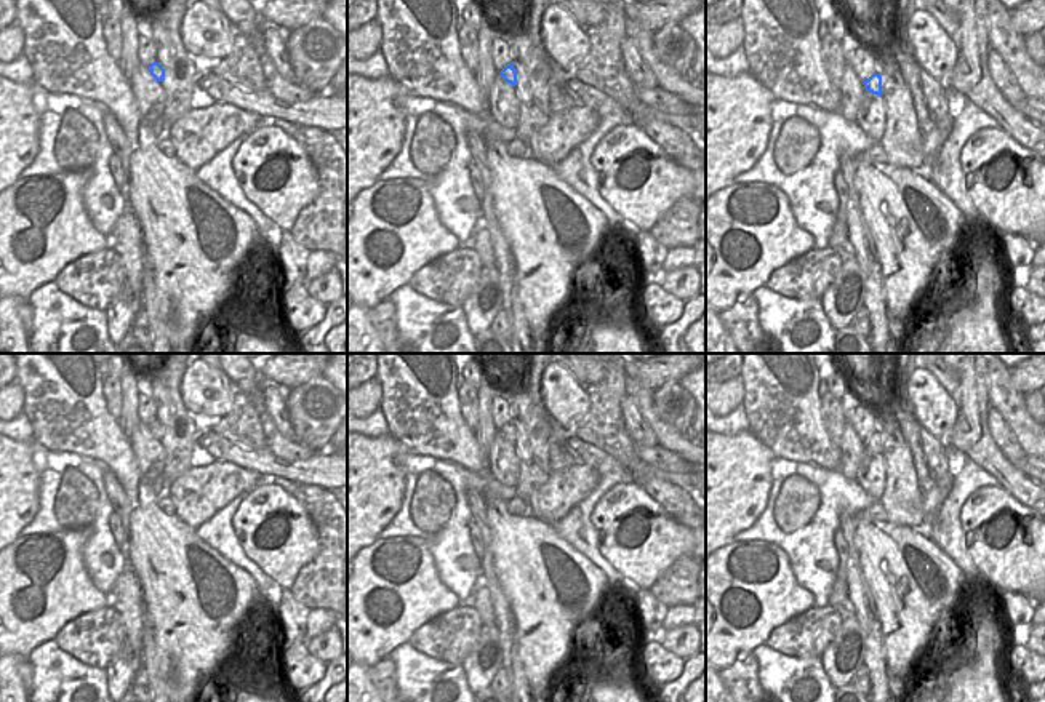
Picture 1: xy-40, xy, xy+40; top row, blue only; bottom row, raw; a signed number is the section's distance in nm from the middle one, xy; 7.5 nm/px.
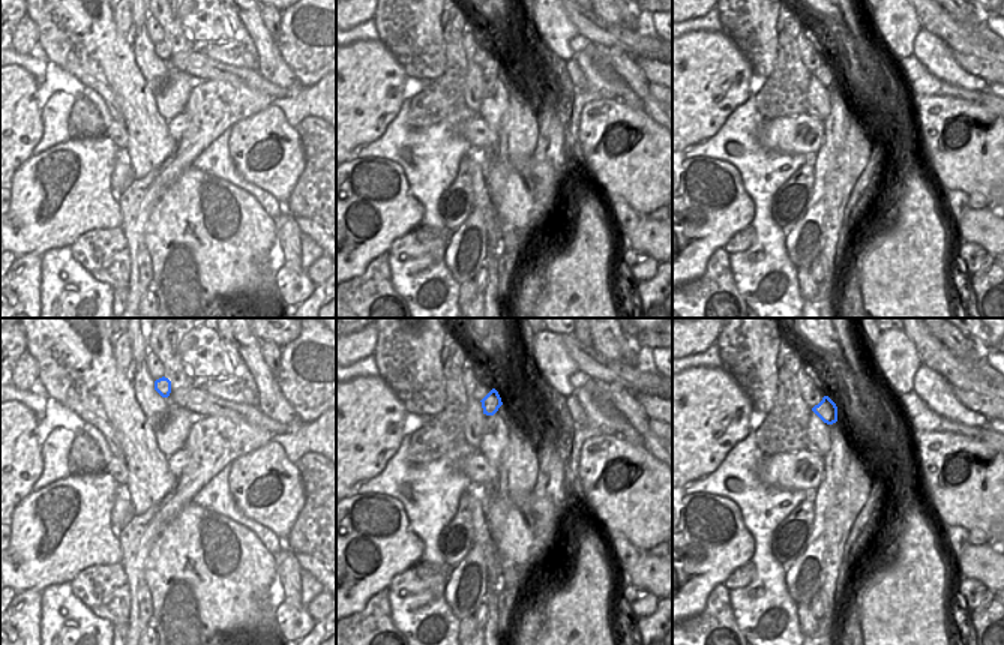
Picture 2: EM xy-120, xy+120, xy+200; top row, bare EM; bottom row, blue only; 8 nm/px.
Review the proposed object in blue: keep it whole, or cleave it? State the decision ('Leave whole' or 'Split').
Leave whole

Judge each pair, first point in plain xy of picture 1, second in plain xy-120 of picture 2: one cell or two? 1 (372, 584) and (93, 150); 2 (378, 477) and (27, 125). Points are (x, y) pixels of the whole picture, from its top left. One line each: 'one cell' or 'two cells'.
1: one cell
2: one cell

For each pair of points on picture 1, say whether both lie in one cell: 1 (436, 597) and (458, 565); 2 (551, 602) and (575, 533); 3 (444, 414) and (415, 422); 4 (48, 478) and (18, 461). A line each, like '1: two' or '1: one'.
1: two
2: two
3: one
4: two

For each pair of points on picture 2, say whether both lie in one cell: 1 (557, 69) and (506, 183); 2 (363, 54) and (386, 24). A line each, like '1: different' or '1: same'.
1: same
2: different

